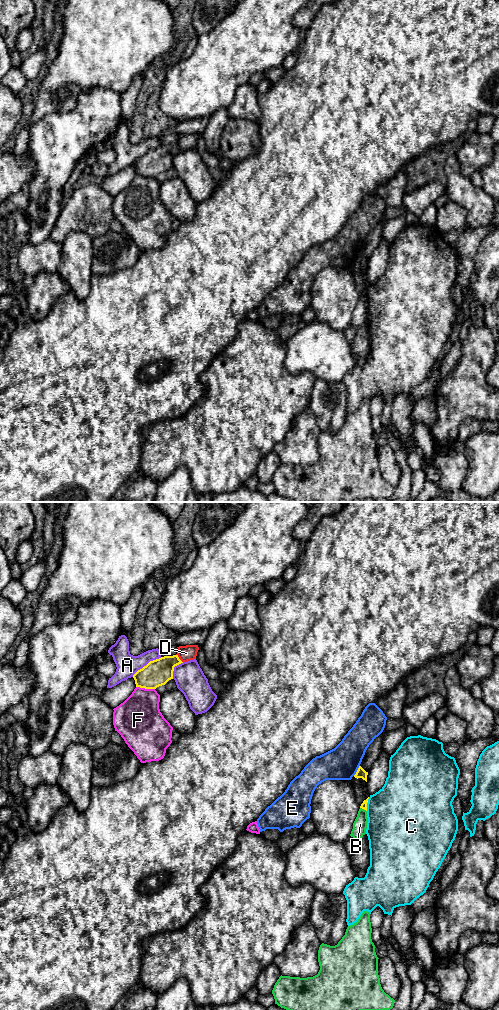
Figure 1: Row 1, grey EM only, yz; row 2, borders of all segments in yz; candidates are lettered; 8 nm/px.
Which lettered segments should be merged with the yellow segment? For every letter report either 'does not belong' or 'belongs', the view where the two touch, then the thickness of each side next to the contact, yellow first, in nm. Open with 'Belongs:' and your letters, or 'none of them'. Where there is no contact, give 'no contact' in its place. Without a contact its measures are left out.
Belongs: none of them
A: does not belong; contact in yz; calibres 220 and 180 nm
B: does not belong; contact in yz; calibres 50 and 110 nm
C: does not belong; contact in yz; calibres 50 and 460 nm
D: does not belong; contact in yz; calibres 220 and 130 nm
E: does not belong; contact in yz; calibres 80 and 280 nm
F: does not belong; contact in yz; calibres 220 and 360 nm

